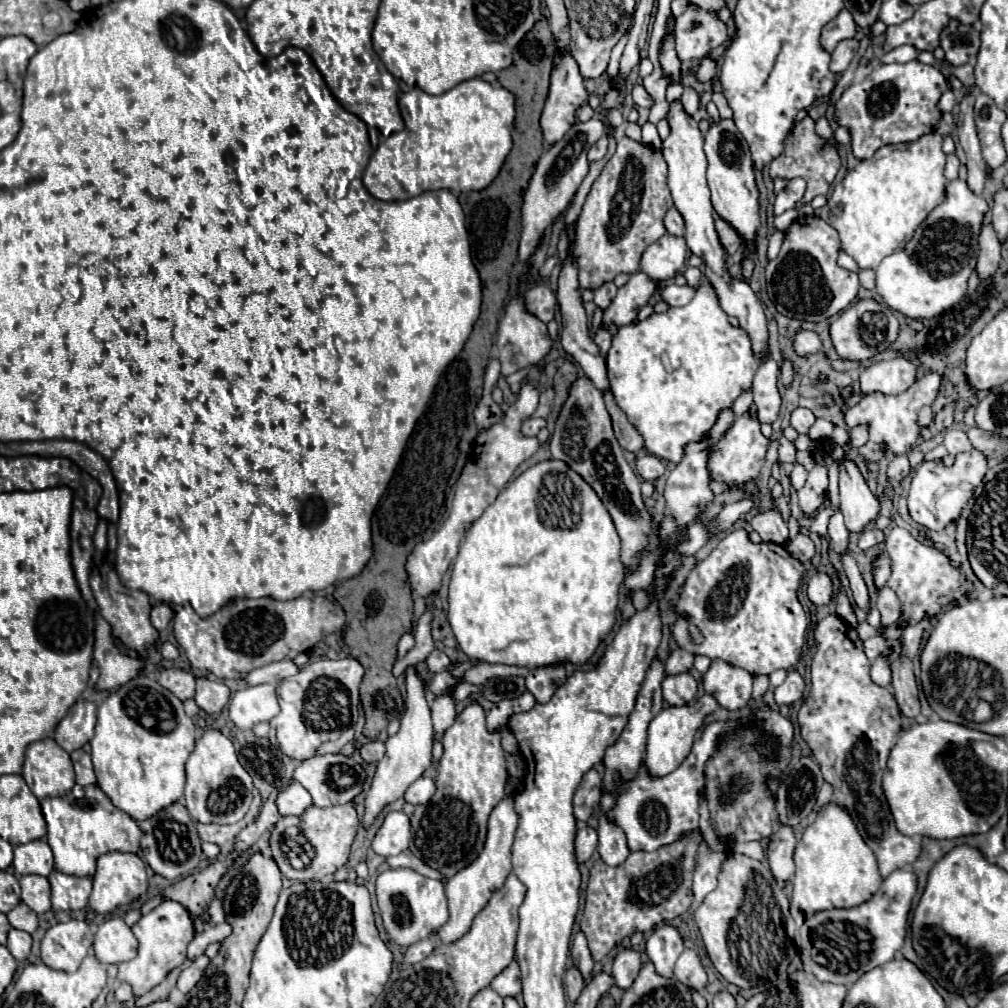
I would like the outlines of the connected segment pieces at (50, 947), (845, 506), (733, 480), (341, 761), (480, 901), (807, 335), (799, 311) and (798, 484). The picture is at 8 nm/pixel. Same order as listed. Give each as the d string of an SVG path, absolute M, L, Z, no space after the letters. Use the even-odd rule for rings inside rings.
M86 921L58 923L46 931L40 945L42 961L56 971L74 973L92 947L92 931Z
M826 441L830 445L830 455L840 461L840 511L850 533L864 531L870 523L876 521L880 503L868 489L860 469L844 459L844 451L838 443Z
M748 411L740 417L736 417L734 425L726 431L726 435L720 439L720 443L716 445L712 457L710 457L710 471L712 471L712 479L720 479L726 481L730 487L740 487L744 483L754 481L760 475L760 469L764 465L764 457L766 457L766 449L768 449L768 439L762 435L760 431L760 421L758 417L750 415Z
M328 753L328 755L314 755L310 759L296 761L294 779L300 781L302 787L312 795L314 805L330 807L330 805L342 805L342 803L352 801L364 787L366 771L364 771L364 765L358 763L354 757Z
M508 795L490 813L488 835L486 835L484 849L480 851L480 855L468 867L458 871L458 875L454 875L446 881L446 897L448 897L450 919L438 929L440 943L452 943L454 939L460 939L470 929L470 923L472 923L474 915L478 915L478 911L488 903L490 895L504 885L506 877L512 871L510 857L512 857L512 843L514 843L516 827L518 827L518 813L514 809L514 797Z
M798 331L794 335L794 351L800 355L800 357L808 357L808 355L814 355L822 349L822 339L818 333L814 331Z
M798 217L786 231L782 249L774 261L766 265L768 297L778 313L802 321L826 321L846 309L858 295L858 275L838 267L840 239L834 227L820 217Z
M794 465L792 473L790 473L790 481L792 481L792 487L794 487L796 491L804 487L804 483L806 483L806 475L808 475L808 471L806 471L802 465Z

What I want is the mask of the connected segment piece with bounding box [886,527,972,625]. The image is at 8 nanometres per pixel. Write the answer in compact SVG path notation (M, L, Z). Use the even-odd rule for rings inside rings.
M894 527L886 539L886 553L892 561L892 575L888 587L892 587L902 601L902 619L906 625L920 621L924 615L936 615L942 607L958 601L970 591L970 583L960 579L960 569L950 565L950 559L932 545L920 543L910 531Z

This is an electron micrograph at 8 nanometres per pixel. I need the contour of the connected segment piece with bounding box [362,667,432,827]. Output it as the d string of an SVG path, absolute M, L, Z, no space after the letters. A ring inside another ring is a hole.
M408 667L406 669L406 689L408 689L406 711L402 715L400 731L386 741L386 755L378 763L376 773L370 783L370 789L366 793L366 801L364 801L366 809L364 809L364 817L362 817L364 827L370 827L376 821L382 807L400 799L404 795L404 791L408 789L408 785L414 783L432 765L432 719L430 719L430 707L424 699L422 687L424 687L422 677L412 667Z

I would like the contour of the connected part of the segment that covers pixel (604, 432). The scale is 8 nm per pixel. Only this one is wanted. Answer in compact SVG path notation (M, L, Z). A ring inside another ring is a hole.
M578 377L572 383L568 391L568 399L562 405L562 411L558 415L558 421L552 433L550 451L554 459L568 463L600 495L622 539L622 561L630 569L636 569L638 553L644 549L646 537L652 531L652 517L640 495L640 479L636 477L632 467L626 463L622 447L618 445L614 437L612 421L604 407L604 395L602 391L594 387L594 383L588 377Z

